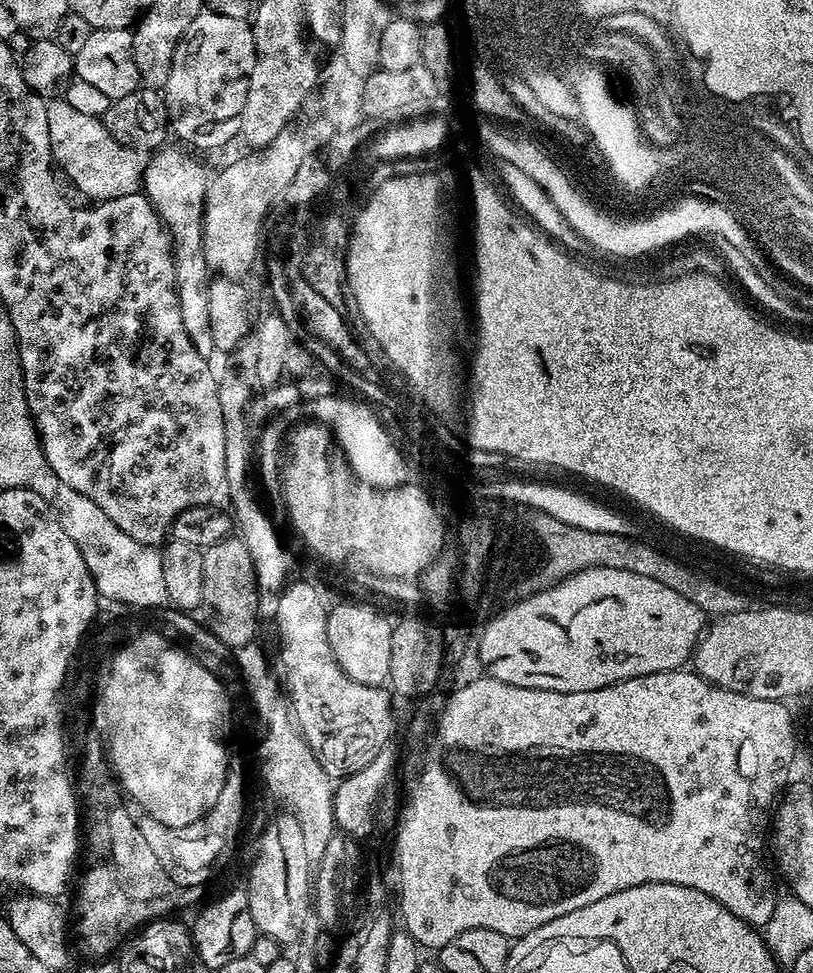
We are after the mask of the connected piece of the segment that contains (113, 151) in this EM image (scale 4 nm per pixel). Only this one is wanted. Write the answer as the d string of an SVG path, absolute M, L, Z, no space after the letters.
M52 98L48 100L48 121L55 165L64 170L82 195L89 196L89 201L113 200L141 191L145 157L114 139L101 117L81 114L63 98Z

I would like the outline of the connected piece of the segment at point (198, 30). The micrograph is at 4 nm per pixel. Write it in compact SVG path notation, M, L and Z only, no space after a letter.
M205 10L198 14L198 18L194 18L194 22L190 22L186 34L182 34L178 46L174 46L170 78L166 78L166 86L162 89L171 131L178 139L185 140L180 142L193 144L188 145L193 149L220 148L240 136L242 106L246 106L246 90L250 86L255 57L256 43L248 20L226 18L226 14Z

